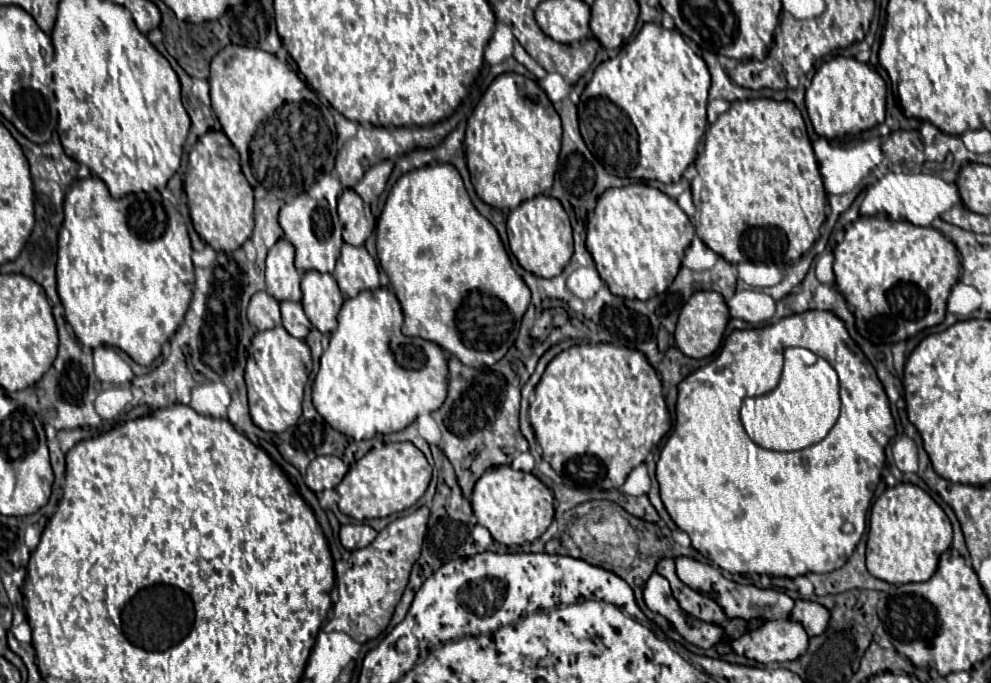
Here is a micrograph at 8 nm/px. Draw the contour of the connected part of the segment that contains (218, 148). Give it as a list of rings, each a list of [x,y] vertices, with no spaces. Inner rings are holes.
[[[207,131],[195,143],[189,153],[183,187],[187,193],[193,227],[215,251],[235,251],[251,237],[254,228],[254,191],[239,167],[237,149],[223,131]]]

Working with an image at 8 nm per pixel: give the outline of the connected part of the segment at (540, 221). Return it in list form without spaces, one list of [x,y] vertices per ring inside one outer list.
[[[537,195],[533,199],[527,199],[515,211],[511,211],[507,219],[507,235],[511,253],[517,257],[521,267],[545,279],[557,277],[573,255],[573,235],[569,215],[565,213],[563,205],[549,195]]]

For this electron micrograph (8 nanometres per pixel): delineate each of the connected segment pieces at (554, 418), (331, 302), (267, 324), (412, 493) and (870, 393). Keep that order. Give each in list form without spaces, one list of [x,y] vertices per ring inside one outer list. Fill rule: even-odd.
[[[611,343],[573,345],[549,361],[535,393],[537,399],[529,407],[535,439],[543,449],[543,459],[573,489],[619,489],[631,469],[645,461],[671,427],[655,369],[641,351],[628,347]]]
[[[309,271],[301,279],[301,305],[307,319],[323,333],[331,333],[337,327],[337,313],[343,305],[343,295],[337,281],[329,273]]]
[[[259,291],[251,297],[249,309],[247,309],[247,319],[259,331],[271,329],[271,327],[281,323],[279,303],[273,297],[269,297],[265,291]]]
[[[401,441],[371,449],[363,459],[359,459],[349,467],[347,475],[335,487],[335,491],[339,493],[341,513],[363,521],[387,517],[391,513],[409,509],[425,493],[429,481],[431,481],[431,465],[427,463],[425,455],[413,443]]]
[[[805,311],[799,315],[791,315],[791,317],[783,317],[777,323],[765,325],[765,327],[757,327],[757,329],[745,329],[745,331],[733,331],[727,339],[725,345],[721,349],[721,353],[705,367],[697,369],[695,373],[691,373],[689,377],[685,377],[679,383],[679,397],[676,402],[675,429],[671,433],[671,437],[667,439],[661,457],[657,461],[657,481],[661,487],[661,499],[665,503],[667,513],[671,515],[671,519],[677,523],[677,527],[681,531],[685,531],[693,543],[693,547],[707,559],[711,559],[715,565],[719,565],[721,569],[729,571],[729,573],[765,573],[771,577],[797,577],[797,575],[805,575],[805,573],[829,573],[839,569],[855,551],[855,545],[859,543],[863,531],[865,531],[865,519],[867,519],[867,509],[871,505],[871,497],[873,491],[881,479],[881,469],[885,467],[885,445],[889,443],[889,439],[895,437],[895,423],[893,423],[893,415],[889,409],[889,399],[887,393],[881,385],[881,381],[875,375],[873,365],[867,361],[867,357],[863,355],[863,351],[853,343],[853,339],[849,337],[843,321],[833,315],[831,311]],[[787,347],[805,347],[809,351],[813,351],[815,355],[823,357],[839,375],[839,393],[841,393],[841,415],[837,419],[837,423],[833,425],[833,429],[827,433],[825,439],[821,439],[819,443],[805,447],[801,451],[771,451],[765,447],[759,447],[757,443],[753,443],[749,439],[749,435],[745,433],[745,427],[741,425],[739,419],[739,409],[745,397],[759,397],[763,393],[769,393],[777,387],[779,377],[781,377],[781,367],[783,367],[783,351]],[[849,521],[853,523],[855,531],[853,533],[843,533],[841,525]]]

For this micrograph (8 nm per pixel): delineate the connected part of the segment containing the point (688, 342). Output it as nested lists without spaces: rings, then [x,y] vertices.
[[[697,291],[695,295],[691,295],[691,299],[683,305],[679,313],[679,321],[675,329],[675,345],[687,357],[693,357],[693,359],[709,357],[719,349],[727,321],[729,321],[729,311],[727,311],[727,303],[723,295],[715,291]]]

